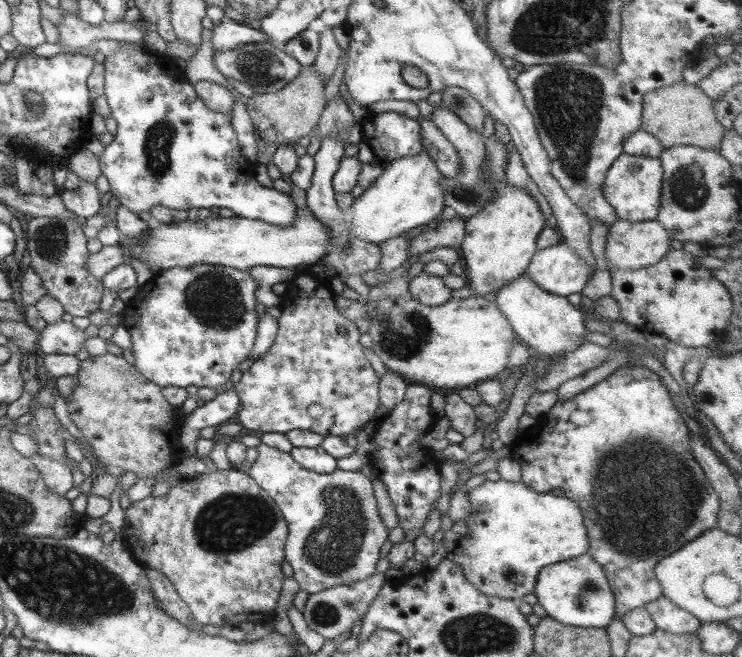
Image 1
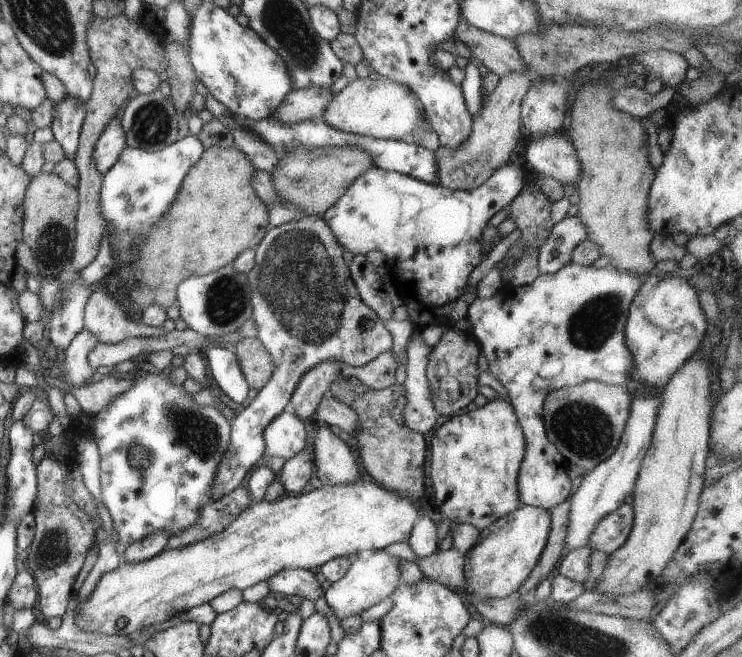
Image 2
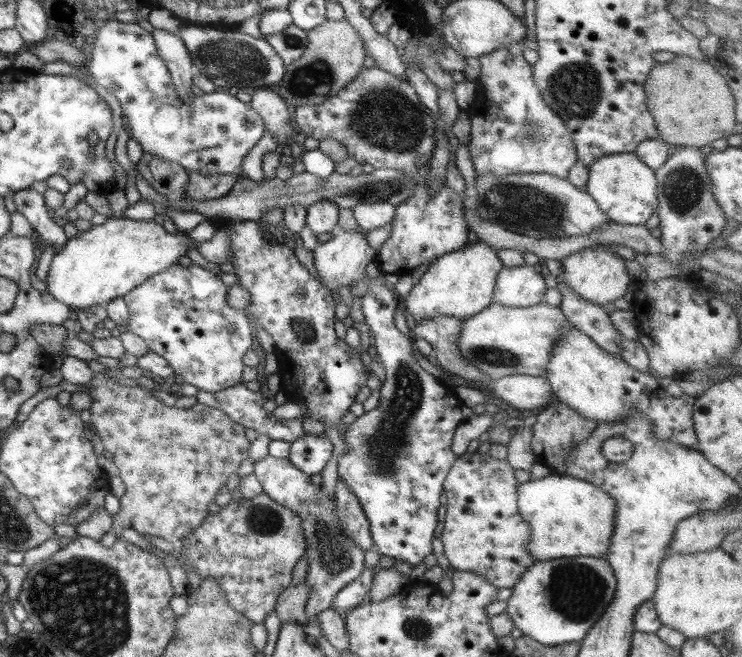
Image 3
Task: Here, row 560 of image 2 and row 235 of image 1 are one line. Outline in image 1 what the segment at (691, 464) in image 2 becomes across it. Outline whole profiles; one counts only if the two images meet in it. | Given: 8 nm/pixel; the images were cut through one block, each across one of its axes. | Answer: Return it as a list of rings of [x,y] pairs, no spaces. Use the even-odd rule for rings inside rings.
[[[617,219],[607,229],[604,246],[606,265],[609,271],[650,267],[651,264],[657,263],[670,250],[670,240],[667,230],[663,229],[655,220],[629,223],[625,220]]]

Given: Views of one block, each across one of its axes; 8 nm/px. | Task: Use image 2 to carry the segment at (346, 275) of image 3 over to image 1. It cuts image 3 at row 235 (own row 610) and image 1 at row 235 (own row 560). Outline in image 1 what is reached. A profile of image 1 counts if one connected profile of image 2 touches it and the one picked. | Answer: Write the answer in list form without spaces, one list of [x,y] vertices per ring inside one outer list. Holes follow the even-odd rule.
[[[423,148],[417,156],[400,157],[382,166],[375,182],[354,198],[350,206],[349,226],[353,237],[378,246],[385,240],[400,237],[409,229],[435,220],[444,206],[439,177],[443,176],[435,169],[431,157]]]

